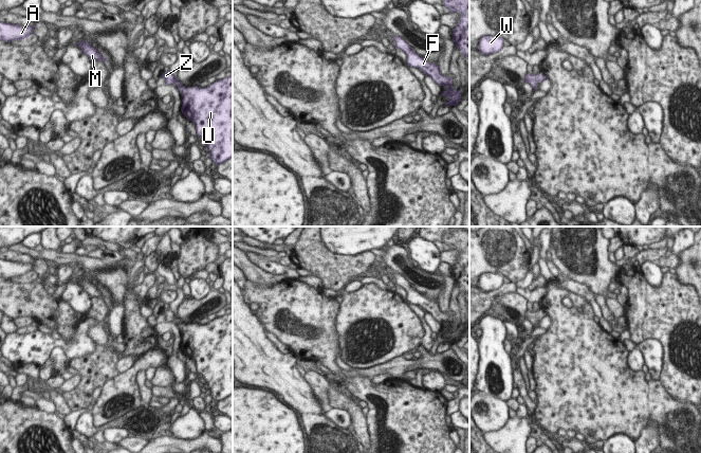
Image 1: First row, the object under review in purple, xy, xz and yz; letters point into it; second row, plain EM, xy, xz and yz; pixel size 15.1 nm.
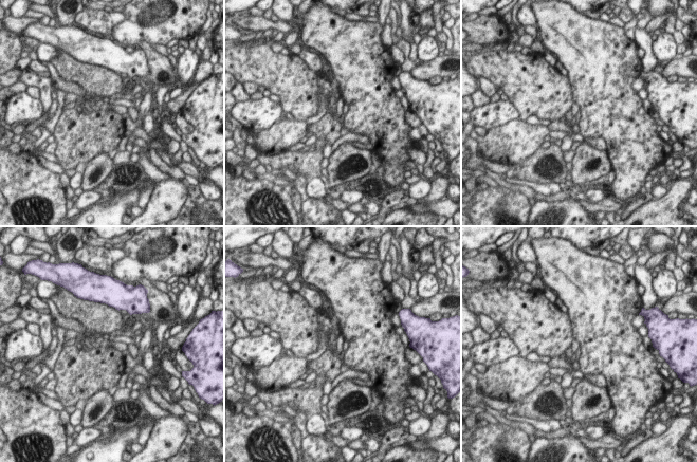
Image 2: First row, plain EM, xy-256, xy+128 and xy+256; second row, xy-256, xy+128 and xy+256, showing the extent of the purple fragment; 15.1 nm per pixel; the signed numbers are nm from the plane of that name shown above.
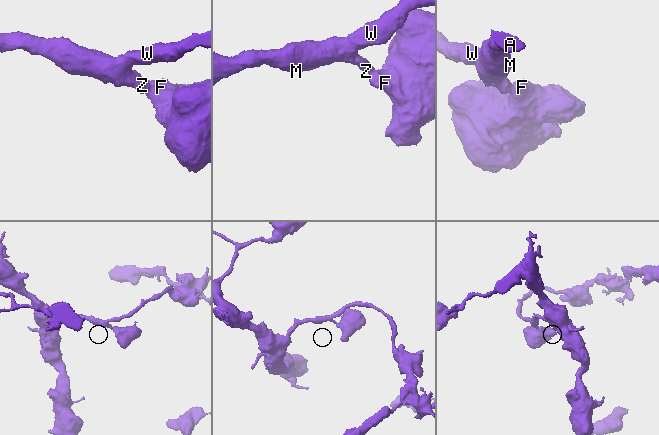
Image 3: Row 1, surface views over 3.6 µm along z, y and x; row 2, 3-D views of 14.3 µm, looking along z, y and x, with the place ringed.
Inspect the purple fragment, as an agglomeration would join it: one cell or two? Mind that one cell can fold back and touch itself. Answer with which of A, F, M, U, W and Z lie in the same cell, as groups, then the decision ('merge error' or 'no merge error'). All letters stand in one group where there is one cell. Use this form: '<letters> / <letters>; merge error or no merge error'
A F M U W Z; no merge error

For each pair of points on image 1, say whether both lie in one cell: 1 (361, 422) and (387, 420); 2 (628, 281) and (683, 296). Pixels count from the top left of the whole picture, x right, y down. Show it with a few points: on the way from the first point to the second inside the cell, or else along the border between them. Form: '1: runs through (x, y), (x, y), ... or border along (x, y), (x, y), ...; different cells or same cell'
1: border along (366, 415), (371, 441); different cells
2: runs through (642, 291), (647, 296), (669, 296); same cell

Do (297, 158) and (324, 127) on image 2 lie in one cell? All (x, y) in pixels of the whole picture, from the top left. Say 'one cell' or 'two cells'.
one cell

